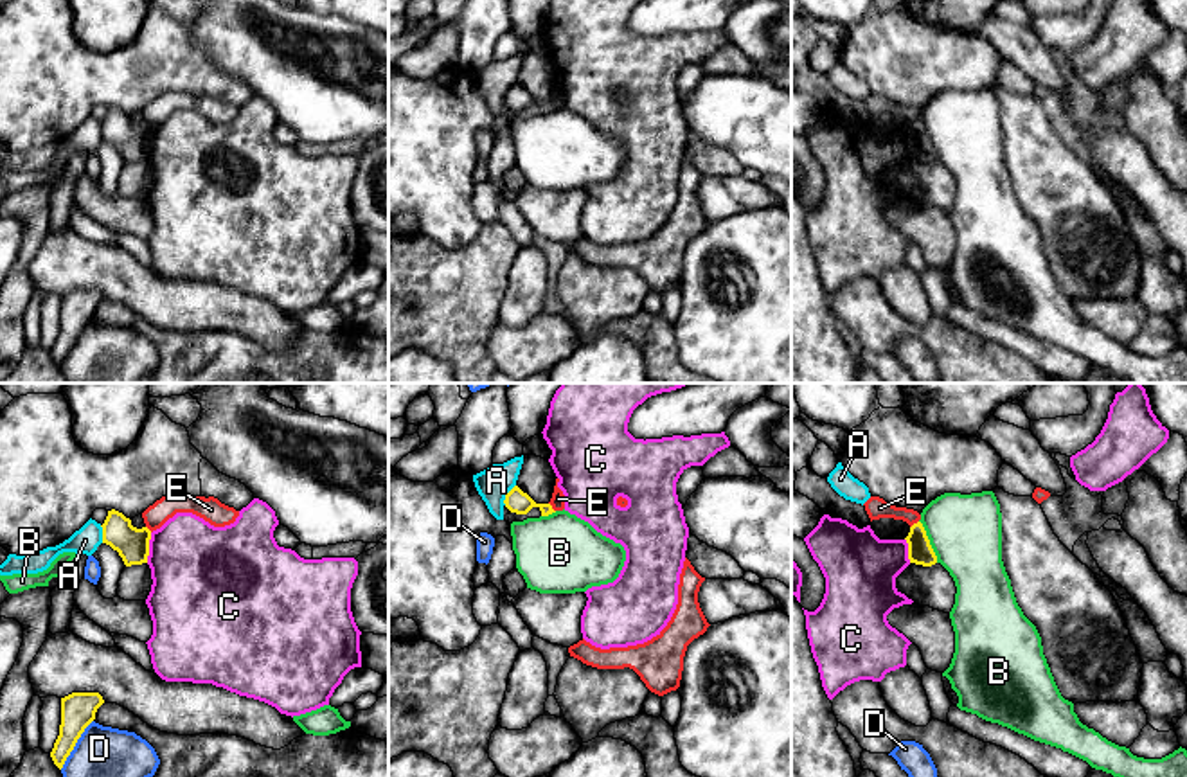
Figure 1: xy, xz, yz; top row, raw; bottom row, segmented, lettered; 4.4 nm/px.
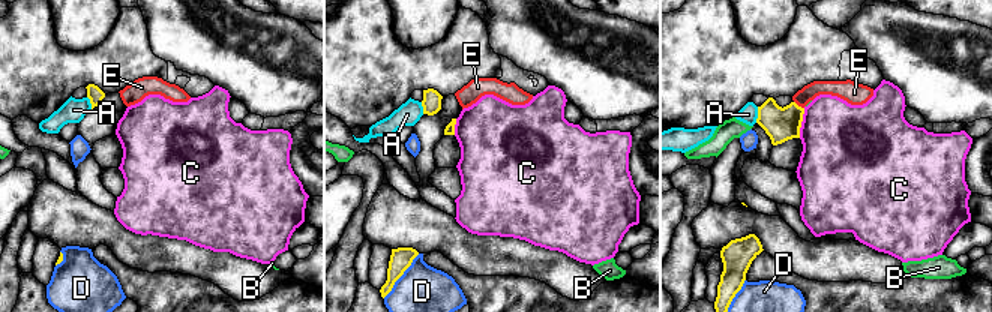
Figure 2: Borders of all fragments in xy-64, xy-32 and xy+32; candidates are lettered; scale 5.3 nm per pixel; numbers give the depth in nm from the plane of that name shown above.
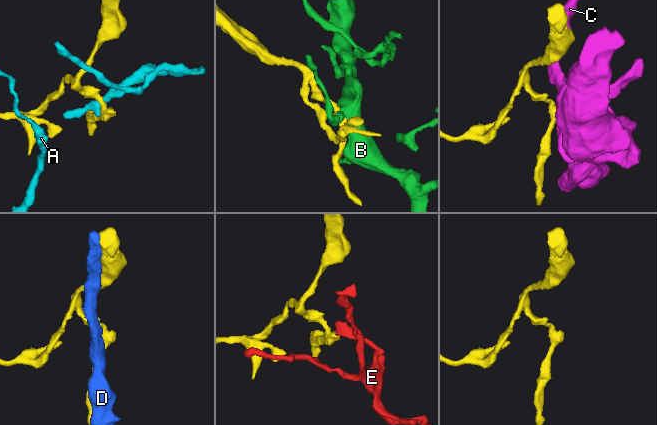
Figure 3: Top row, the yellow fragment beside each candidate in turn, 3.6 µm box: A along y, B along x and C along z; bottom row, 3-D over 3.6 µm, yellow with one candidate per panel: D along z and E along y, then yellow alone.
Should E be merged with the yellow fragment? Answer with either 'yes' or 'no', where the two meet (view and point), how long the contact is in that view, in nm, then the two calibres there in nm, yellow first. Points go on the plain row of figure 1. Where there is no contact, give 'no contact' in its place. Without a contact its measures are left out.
no | xz (551, 105) | 50 nm | 100/60 nm

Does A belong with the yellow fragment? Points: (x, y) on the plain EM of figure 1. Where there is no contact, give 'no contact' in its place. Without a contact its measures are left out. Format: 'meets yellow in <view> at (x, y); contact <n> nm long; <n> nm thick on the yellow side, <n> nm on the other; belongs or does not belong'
meets yellow in xz at (506, 92); contact 110 nm long; 100 nm thick on the yellow side, 150 nm on the other; does not belong

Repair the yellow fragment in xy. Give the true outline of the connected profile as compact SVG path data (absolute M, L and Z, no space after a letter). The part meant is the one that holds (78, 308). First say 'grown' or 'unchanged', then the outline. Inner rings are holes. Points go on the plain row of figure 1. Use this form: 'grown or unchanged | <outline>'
unchanged | M72 290L61 295L61 322L50 354L61 367L85 326L95 317L104 300L99 290Z

